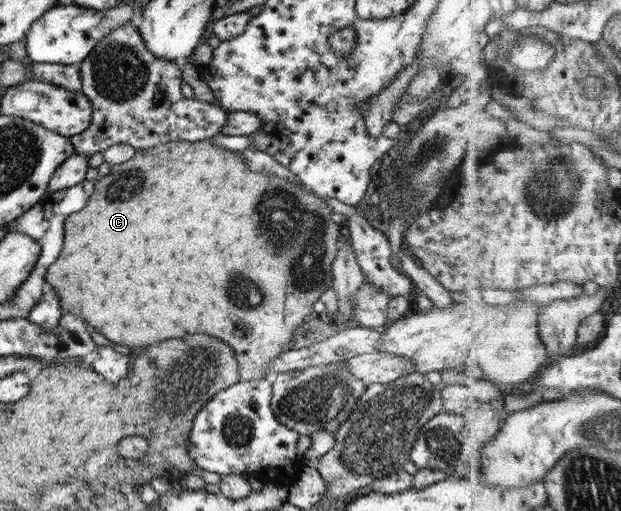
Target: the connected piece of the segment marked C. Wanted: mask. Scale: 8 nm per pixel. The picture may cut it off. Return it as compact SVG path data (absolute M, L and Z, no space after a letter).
M203 140L201 142L169 141L155 147L136 150L131 159L110 166L108 174L99 177L94 182L93 193L87 203L75 213L65 218L63 223L63 245L55 261L47 267L44 283L50 286L61 301L61 312L79 315L87 327L99 331L105 339L117 345L131 348L133 345L144 347L151 343L159 343L165 339L177 339L191 333L205 333L217 337L233 350L237 362L238 379L241 381L260 380L267 378L263 369L269 361L275 359L281 351L288 350L292 333L312 311L313 302L319 299L323 290L330 286L332 279L331 263L336 254L337 238L343 233L342 225L329 220L332 211L314 193L309 194L299 186L276 178L274 175L247 170L245 162L230 151L216 144Z

